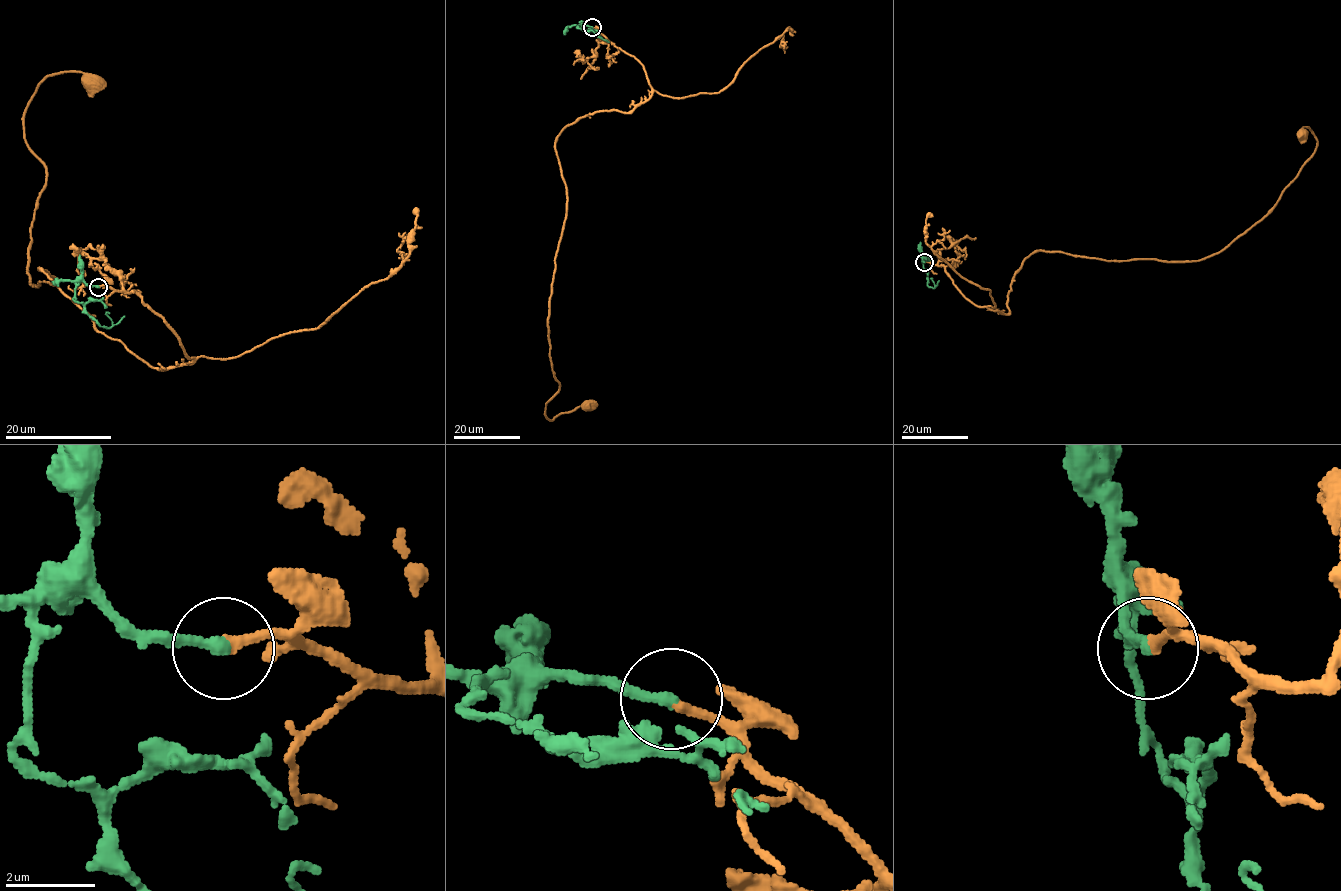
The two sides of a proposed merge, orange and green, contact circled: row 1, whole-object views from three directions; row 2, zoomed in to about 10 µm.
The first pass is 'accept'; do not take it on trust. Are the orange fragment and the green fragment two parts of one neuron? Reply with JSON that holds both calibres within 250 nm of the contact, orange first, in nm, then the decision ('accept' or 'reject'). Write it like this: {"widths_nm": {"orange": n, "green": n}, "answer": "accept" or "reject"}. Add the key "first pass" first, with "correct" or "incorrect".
{"first pass": "correct", "widths_nm": {"orange": 240, "green": 280}, "answer": "accept"}

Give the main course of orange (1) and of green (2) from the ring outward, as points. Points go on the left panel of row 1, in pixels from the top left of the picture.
1: (98, 286), (191, 362), (150, 367), (30, 284), (46, 167), (24, 114), (49, 75), (93, 86)
2: (98, 286), (81, 281), (76, 287), (76, 299), (101, 326), (113, 325), (106, 314), (109, 313)

